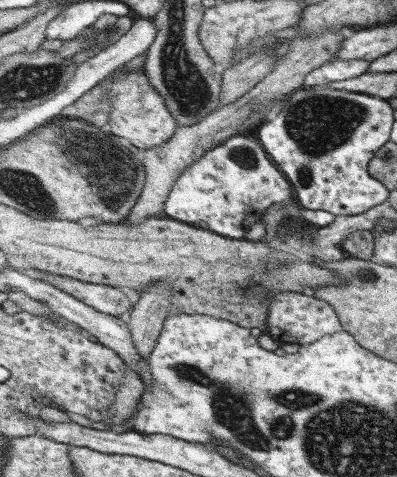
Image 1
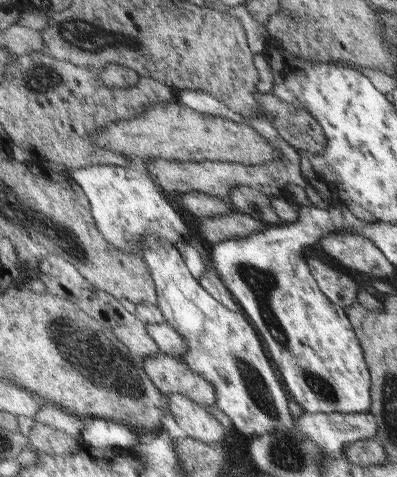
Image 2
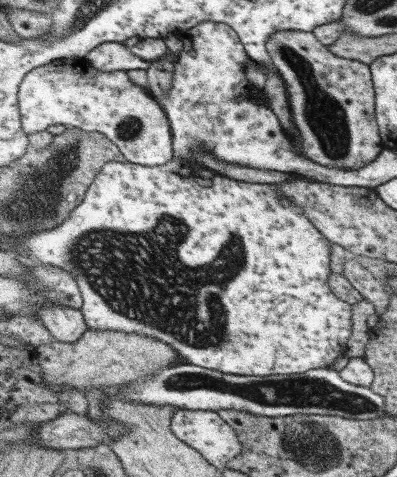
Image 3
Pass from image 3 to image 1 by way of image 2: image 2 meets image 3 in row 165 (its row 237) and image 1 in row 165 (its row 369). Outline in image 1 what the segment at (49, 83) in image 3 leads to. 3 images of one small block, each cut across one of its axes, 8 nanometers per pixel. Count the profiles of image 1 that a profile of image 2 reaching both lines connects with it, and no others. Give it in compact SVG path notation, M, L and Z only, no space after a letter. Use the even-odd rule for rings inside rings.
M235 134L183 170L183 174L171 186L167 200L163 202L163 216L189 226L195 226L197 222L217 224L221 234L233 240L243 240L243 234L247 234L247 226L259 220L263 210L275 202L283 204L287 218L281 222L279 230L289 228L291 224L299 228L325 228L335 220L335 216L329 212L297 208L291 202L291 188L287 182L289 180L283 182L281 172L277 172L273 162L265 158L265 150L261 150L257 142Z

